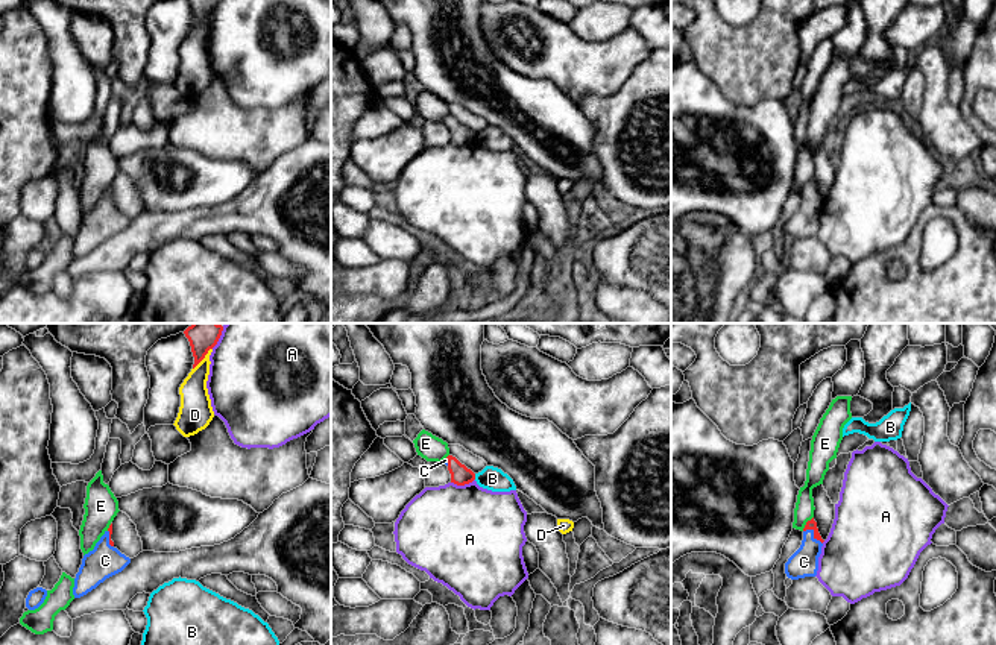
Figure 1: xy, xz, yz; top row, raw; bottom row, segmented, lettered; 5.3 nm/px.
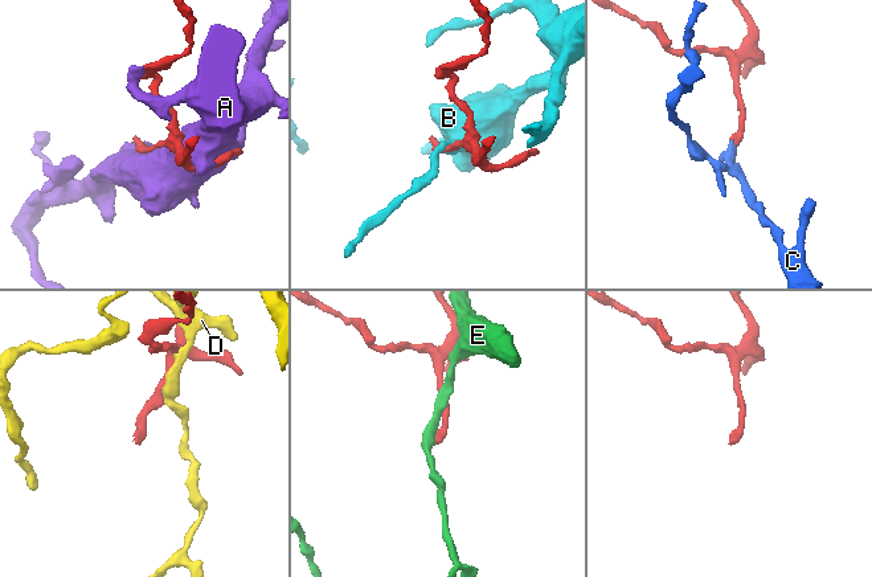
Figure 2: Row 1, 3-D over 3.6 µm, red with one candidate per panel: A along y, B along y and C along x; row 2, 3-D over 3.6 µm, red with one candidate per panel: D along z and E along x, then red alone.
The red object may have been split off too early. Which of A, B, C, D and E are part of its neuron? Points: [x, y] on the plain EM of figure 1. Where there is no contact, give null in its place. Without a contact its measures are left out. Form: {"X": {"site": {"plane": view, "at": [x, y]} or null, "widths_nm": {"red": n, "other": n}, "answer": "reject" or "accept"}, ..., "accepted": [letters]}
{"A": {"site": {"plane": "xz", "at": [462, 144]}, "widths_nm": {"red": 110, "other": 500}, "answer": "reject"}, "B": {"site": {"plane": "xz", "at": [474, 137]}, "widths_nm": {"red": 110, "other": 130}, "answer": "reject"}, "C": {"site": {"plane": "yz", "at": [814, 193]}, "widths_nm": {"red": 50, "other": 150}, "answer": "accept"}, "D": {"site": {"plane": "xy", "at": [204, 17]}, "widths_nm": {"red": 90, "other": 160}, "answer": "reject"}, "E": {"site": {"plane": "yz", "at": [806, 184]}, "widths_nm": {"red": 50, "other": 110}, "answer": "reject"}, "accepted": ["C"]}

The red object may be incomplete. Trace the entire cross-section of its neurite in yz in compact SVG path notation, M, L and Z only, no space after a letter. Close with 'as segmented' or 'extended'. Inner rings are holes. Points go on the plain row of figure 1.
M812 178L803 188L800 208L785 223L786 237L791 240L815 237L823 202L824 200L818 193L817 182Z; extended

